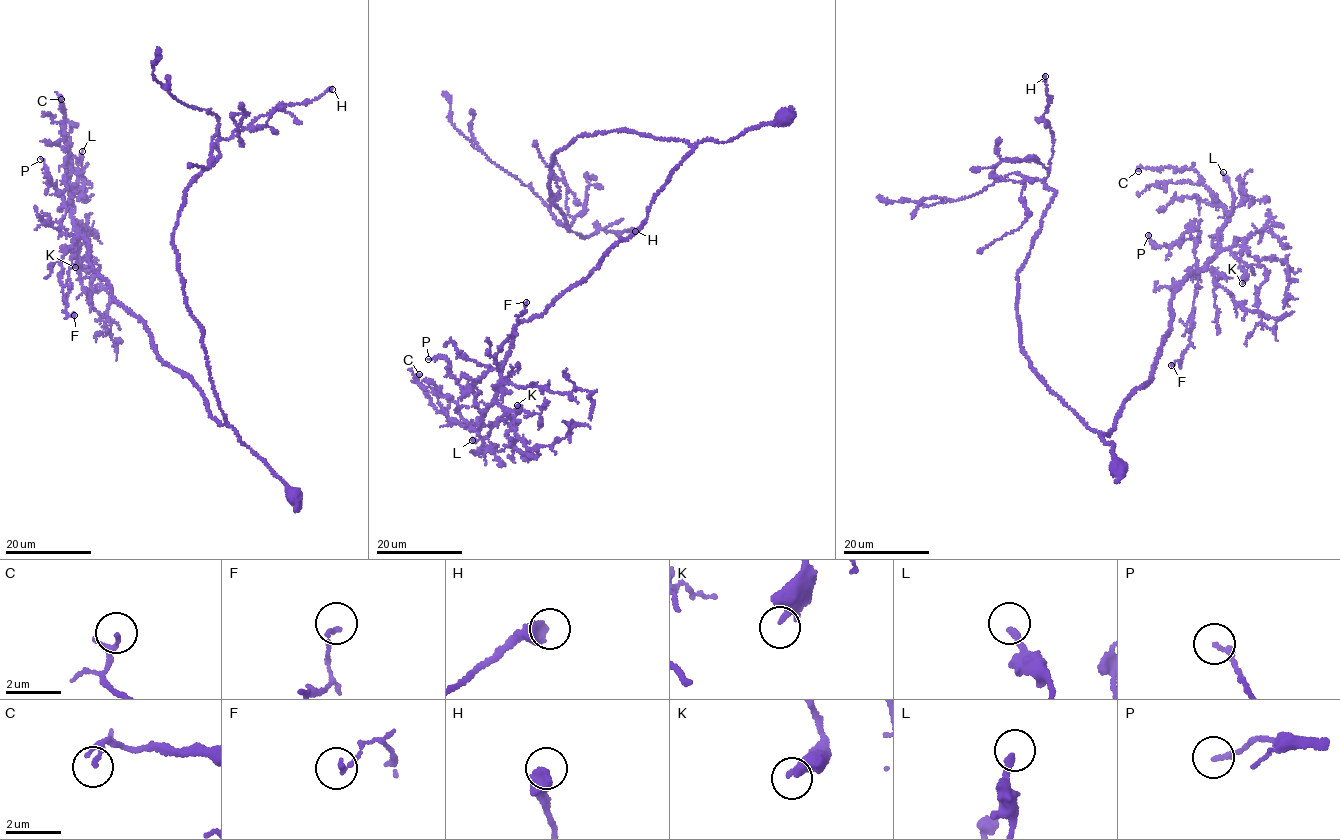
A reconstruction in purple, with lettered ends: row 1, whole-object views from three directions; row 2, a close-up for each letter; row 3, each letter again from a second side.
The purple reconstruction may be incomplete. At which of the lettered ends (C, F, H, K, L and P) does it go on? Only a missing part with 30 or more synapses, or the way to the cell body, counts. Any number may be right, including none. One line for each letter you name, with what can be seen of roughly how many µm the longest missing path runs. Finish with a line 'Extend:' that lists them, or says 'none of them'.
Extend: none of them

